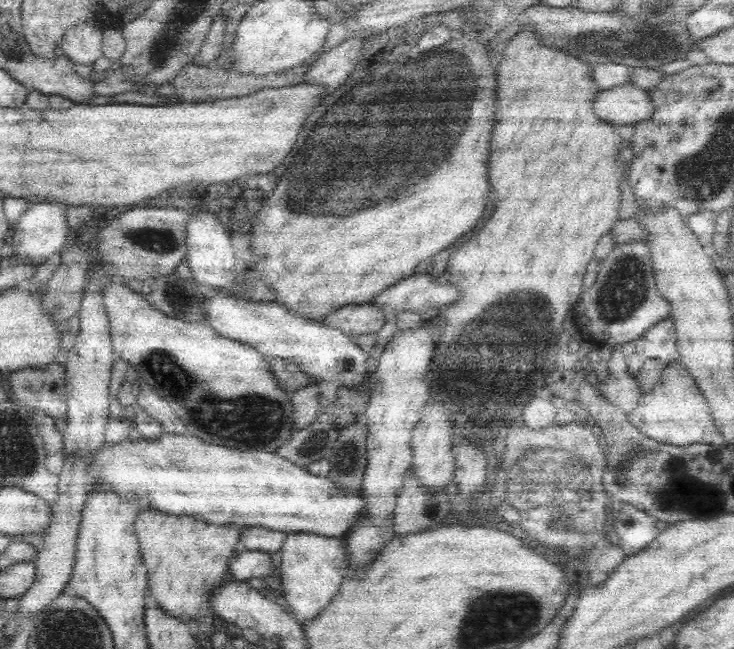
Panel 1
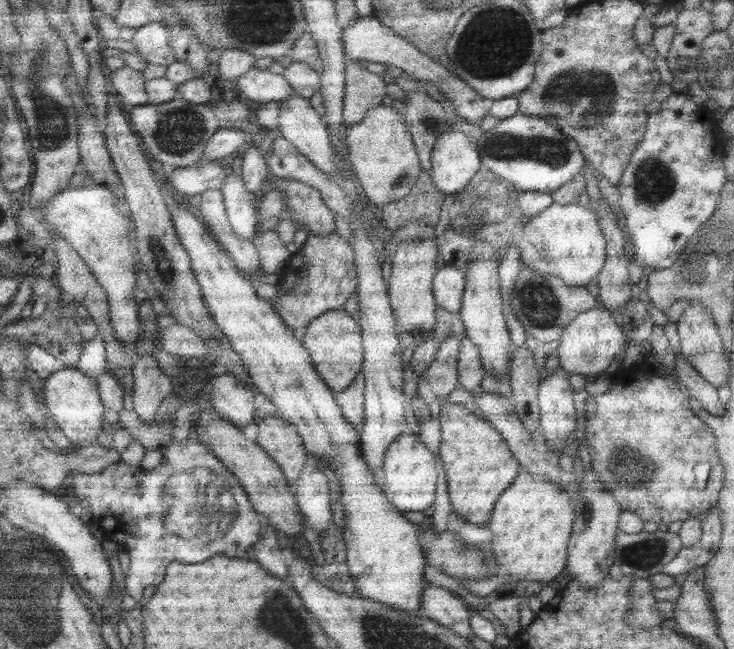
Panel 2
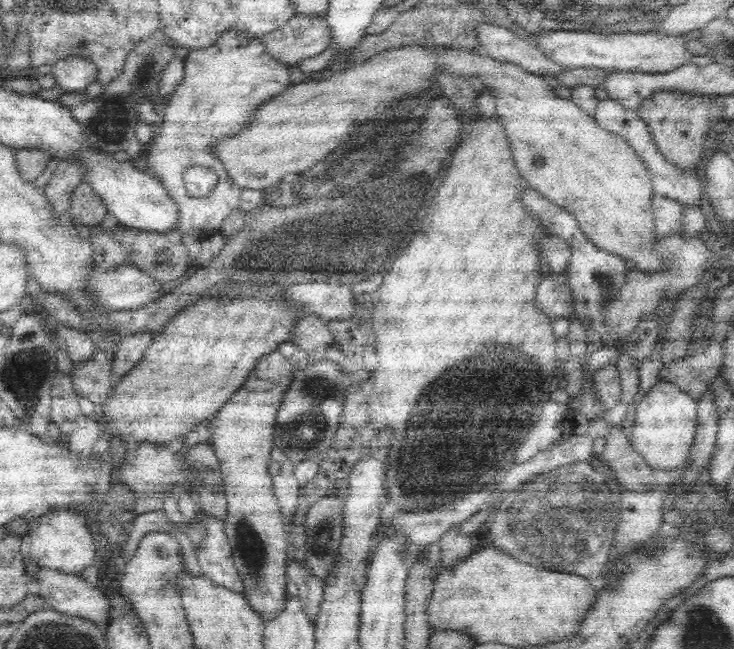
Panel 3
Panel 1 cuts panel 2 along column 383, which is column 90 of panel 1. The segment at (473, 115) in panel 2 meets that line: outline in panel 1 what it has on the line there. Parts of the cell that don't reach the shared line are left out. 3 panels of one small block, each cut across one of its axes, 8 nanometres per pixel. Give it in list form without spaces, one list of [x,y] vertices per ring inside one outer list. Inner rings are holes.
[[[78,24],[62,38],[62,54],[72,66],[94,66],[102,58],[104,34],[90,24]]]

